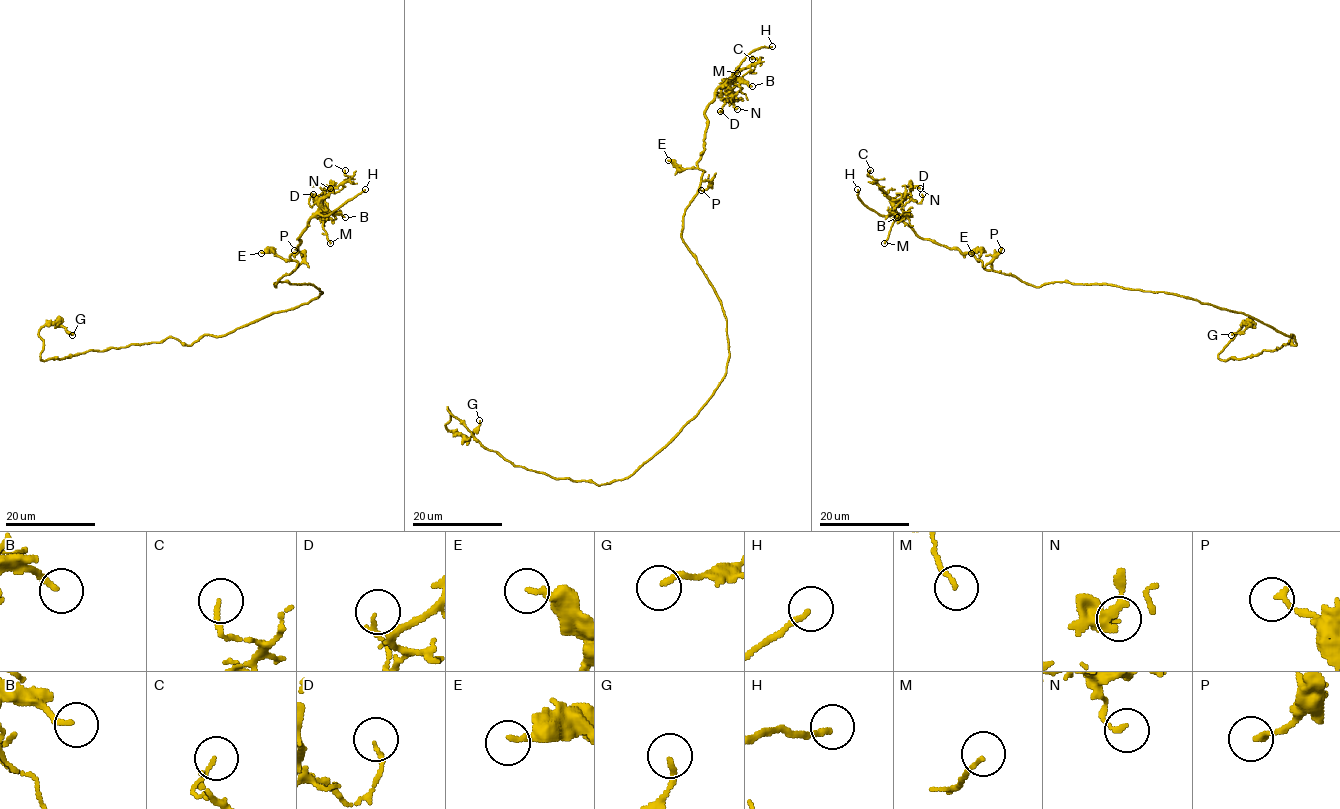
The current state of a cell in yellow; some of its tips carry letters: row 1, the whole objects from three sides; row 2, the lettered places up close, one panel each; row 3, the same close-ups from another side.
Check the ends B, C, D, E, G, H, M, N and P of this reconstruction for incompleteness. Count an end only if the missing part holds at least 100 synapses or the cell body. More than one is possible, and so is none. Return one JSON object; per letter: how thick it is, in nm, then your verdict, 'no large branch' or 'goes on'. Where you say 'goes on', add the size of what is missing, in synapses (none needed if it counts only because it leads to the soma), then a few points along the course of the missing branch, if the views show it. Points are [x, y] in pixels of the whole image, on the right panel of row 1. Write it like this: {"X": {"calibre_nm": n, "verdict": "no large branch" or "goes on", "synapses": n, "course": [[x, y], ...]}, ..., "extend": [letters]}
{"B": {"calibre_nm": 180, "verdict": "no large branch"}, "C": {"calibre_nm": 130, "verdict": "no large branch"}, "D": {"calibre_nm": 140, "verdict": "no large branch"}, "E": {"calibre_nm": 200, "verdict": "no large branch"}, "G": {"calibre_nm": 180, "verdict": "no large branch"}, "H": {"calibre_nm": 170, "verdict": "goes on", "course": [[857, 189], [851, 205], [845, 199], [843, 162], [849, 142], [836, 120], [832, 107], [836, 105]]}, "M": {"calibre_nm": 130, "verdict": "no large branch"}, "N": {"calibre_nm": 150, "verdict": "no large branch"}, "P": {"calibre_nm": 180, "verdict": "no large branch"}, "extend": ["H"]}

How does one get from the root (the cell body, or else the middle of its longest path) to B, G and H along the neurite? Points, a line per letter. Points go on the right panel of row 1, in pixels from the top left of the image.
B: (1199, 301), (1111, 284), (1033, 287), (987, 270), (969, 253), (921, 238), (894, 208), (897, 217)
G: (1199, 301), (1248, 315), (1296, 344), (1292, 337), (1222, 360), (1218, 354), (1249, 325), (1231, 335)
H: (1199, 301), (1111, 284), (1033, 287), (987, 270), (969, 253), (921, 238), (894, 214), (878, 215), (857, 189)

